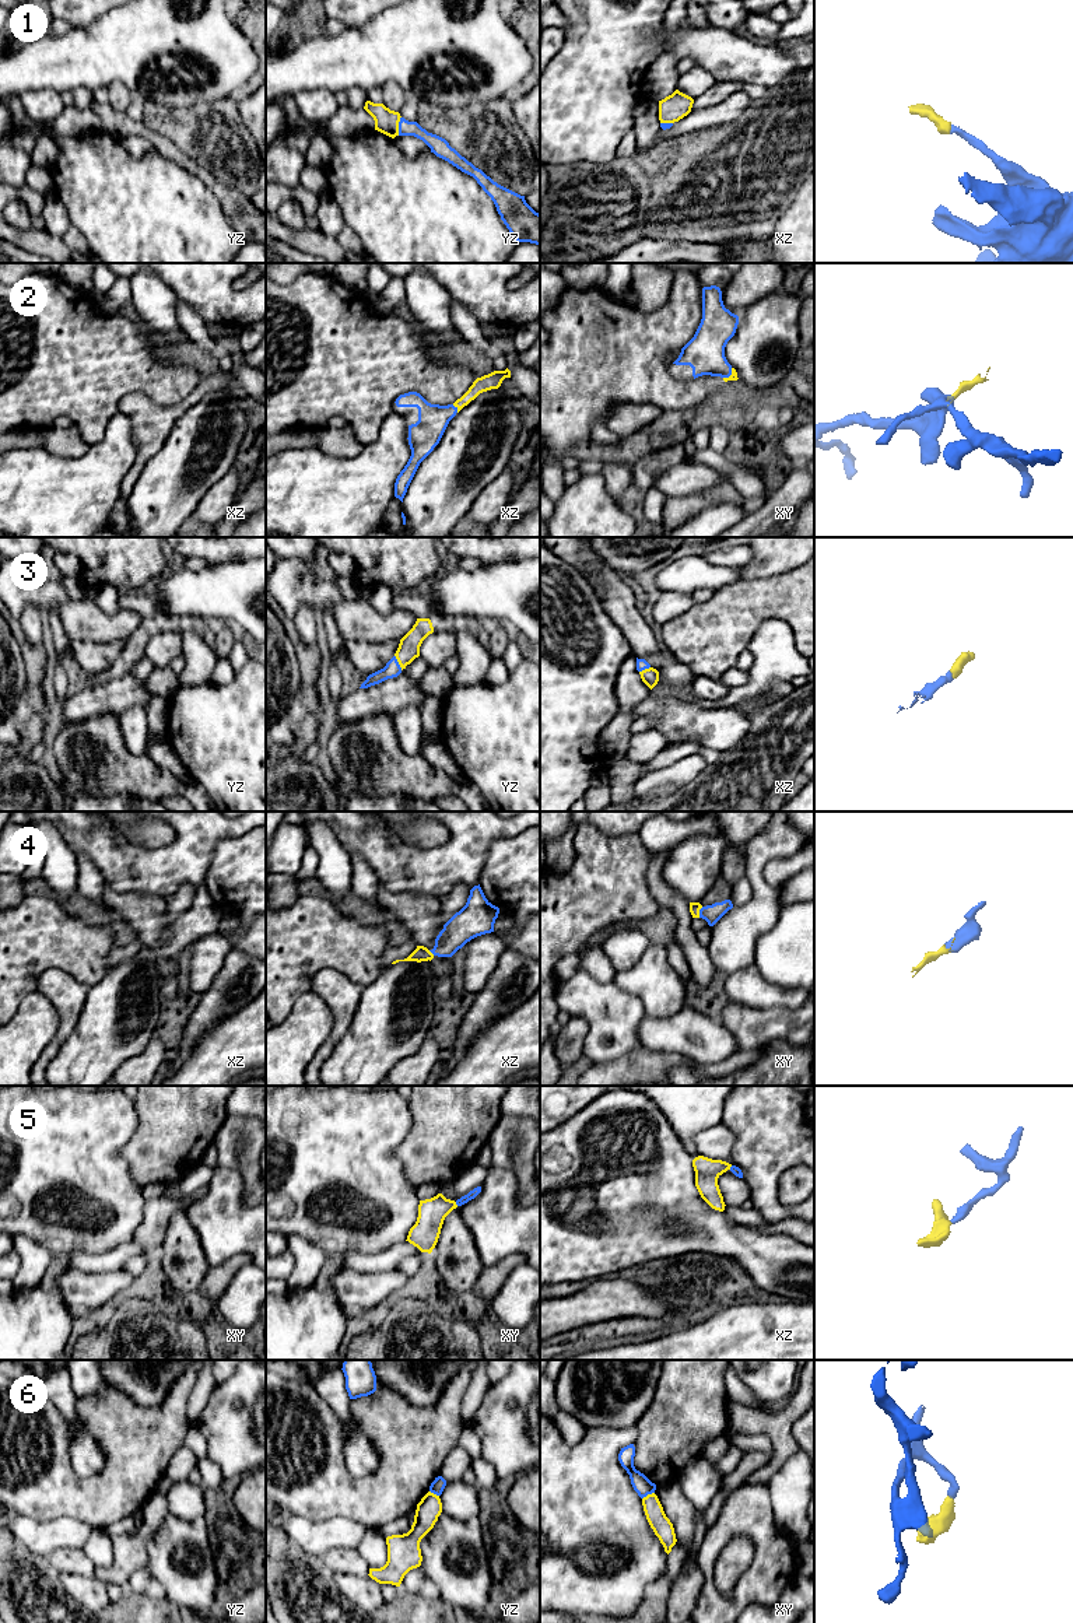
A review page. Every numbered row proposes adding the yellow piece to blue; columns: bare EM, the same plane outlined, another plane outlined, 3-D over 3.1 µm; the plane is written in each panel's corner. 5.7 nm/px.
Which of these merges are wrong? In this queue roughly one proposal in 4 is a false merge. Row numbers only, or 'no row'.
6

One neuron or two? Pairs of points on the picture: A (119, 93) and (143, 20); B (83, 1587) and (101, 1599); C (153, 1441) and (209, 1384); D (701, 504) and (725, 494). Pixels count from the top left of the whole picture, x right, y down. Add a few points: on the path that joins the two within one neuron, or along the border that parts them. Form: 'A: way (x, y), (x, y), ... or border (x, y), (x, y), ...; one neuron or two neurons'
A: border (107, 87), (114, 83), (123, 83), (133, 93); two neurons
B: way (87, 1591), (97, 1599); one neuron
C: border (197, 1374), (188, 1402), (188, 1422); two neurons
D: way (707, 498), (719, 494); one neuron

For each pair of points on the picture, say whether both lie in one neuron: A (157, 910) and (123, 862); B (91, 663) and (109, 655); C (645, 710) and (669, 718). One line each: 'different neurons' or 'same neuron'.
A: different neurons
B: same neuron
C: same neuron

